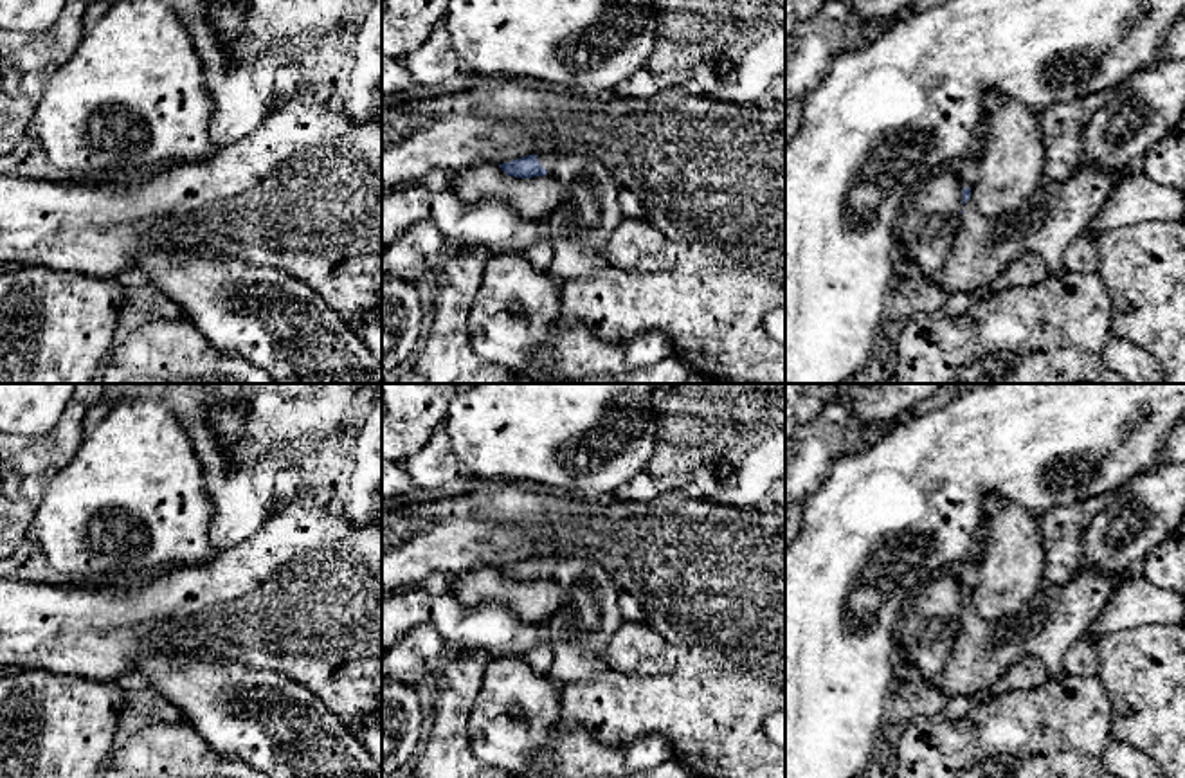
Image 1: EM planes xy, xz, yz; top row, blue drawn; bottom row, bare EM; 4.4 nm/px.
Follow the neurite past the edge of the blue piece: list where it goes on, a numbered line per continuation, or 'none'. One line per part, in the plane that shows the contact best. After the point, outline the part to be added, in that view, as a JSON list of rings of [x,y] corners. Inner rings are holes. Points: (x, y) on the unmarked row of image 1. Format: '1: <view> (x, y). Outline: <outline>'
1: xz (578, 633). Outline: [[[537,556],[537,564],[562,587],[560,605],[546,625],[555,656],[547,679],[564,688],[611,670],[605,650],[625,623],[614,578],[589,558]]]

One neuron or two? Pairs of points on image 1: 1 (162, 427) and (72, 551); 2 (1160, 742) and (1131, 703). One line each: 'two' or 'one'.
1: one
2: one

